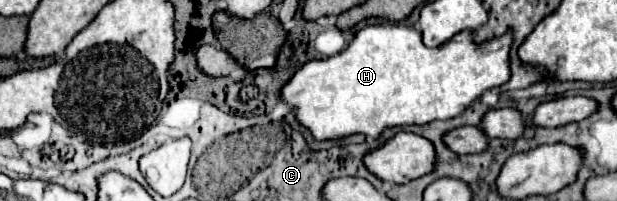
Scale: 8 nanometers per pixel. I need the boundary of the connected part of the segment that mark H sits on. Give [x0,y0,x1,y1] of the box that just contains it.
[281,24,513,140]

